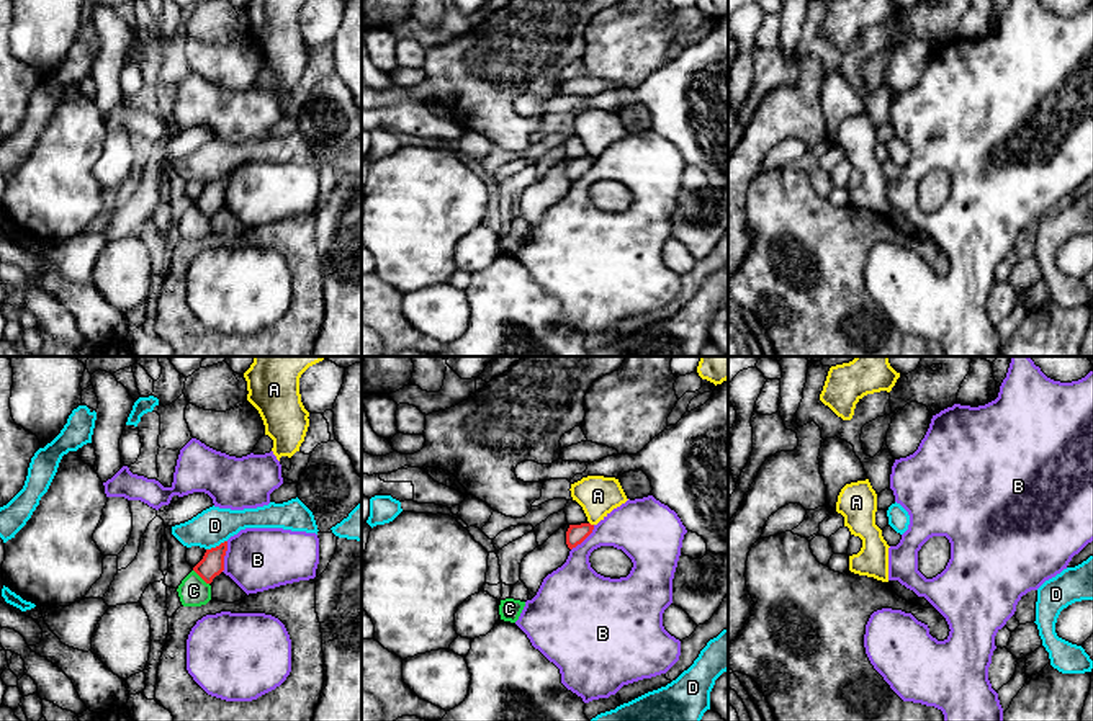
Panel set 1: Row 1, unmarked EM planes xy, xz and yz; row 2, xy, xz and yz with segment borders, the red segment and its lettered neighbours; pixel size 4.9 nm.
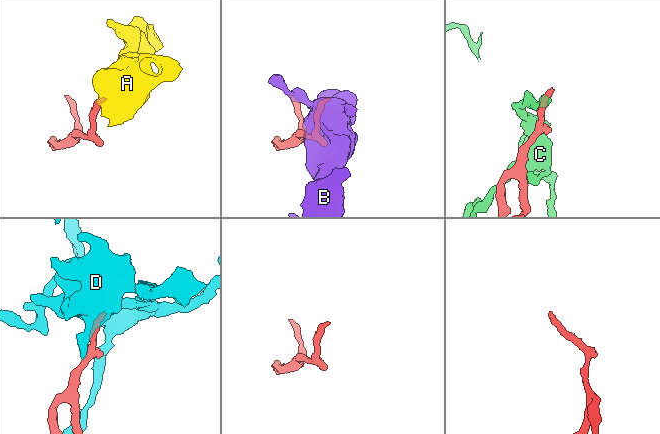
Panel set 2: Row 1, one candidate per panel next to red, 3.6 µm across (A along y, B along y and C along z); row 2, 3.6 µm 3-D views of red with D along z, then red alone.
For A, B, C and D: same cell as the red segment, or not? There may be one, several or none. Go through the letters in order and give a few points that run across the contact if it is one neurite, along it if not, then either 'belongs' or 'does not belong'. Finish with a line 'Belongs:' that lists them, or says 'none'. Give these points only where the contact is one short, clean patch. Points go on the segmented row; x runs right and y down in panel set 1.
A: line xz (589, 522), (593, 525); does not belong
B: does not belong
C: does not belong
D: does not belong
Belongs: none

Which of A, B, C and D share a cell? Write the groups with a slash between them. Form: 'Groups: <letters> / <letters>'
Groups: A / B / C / D

